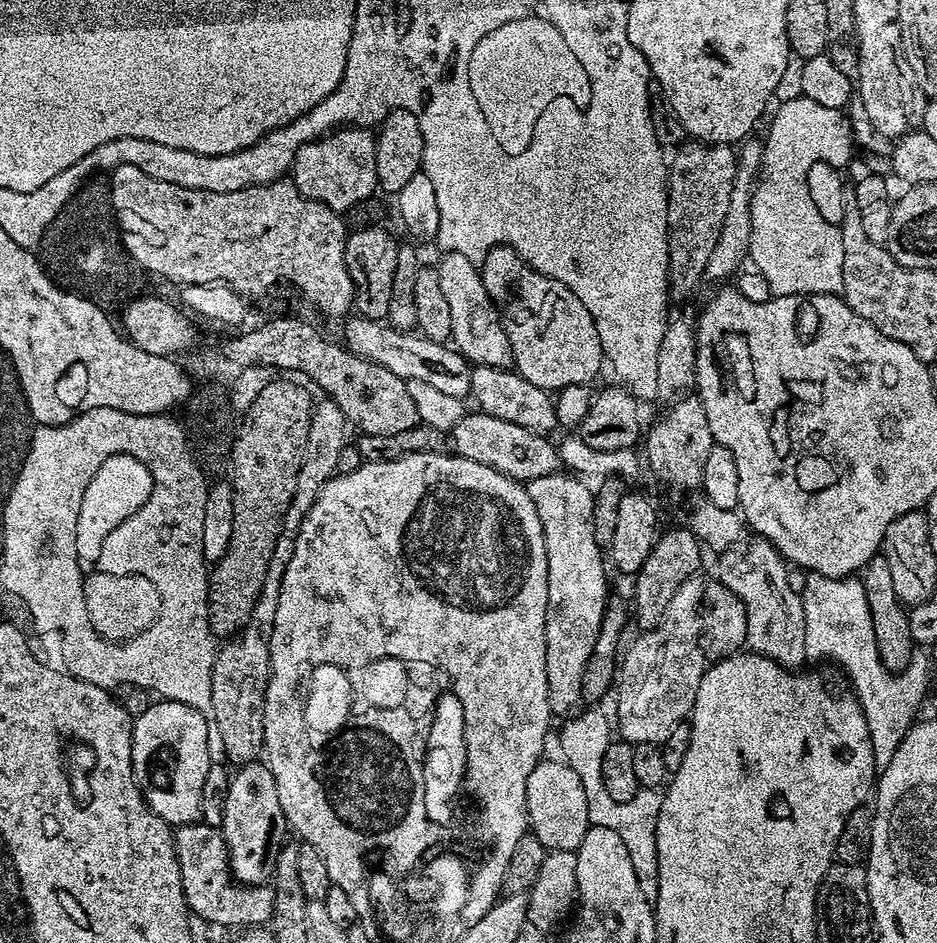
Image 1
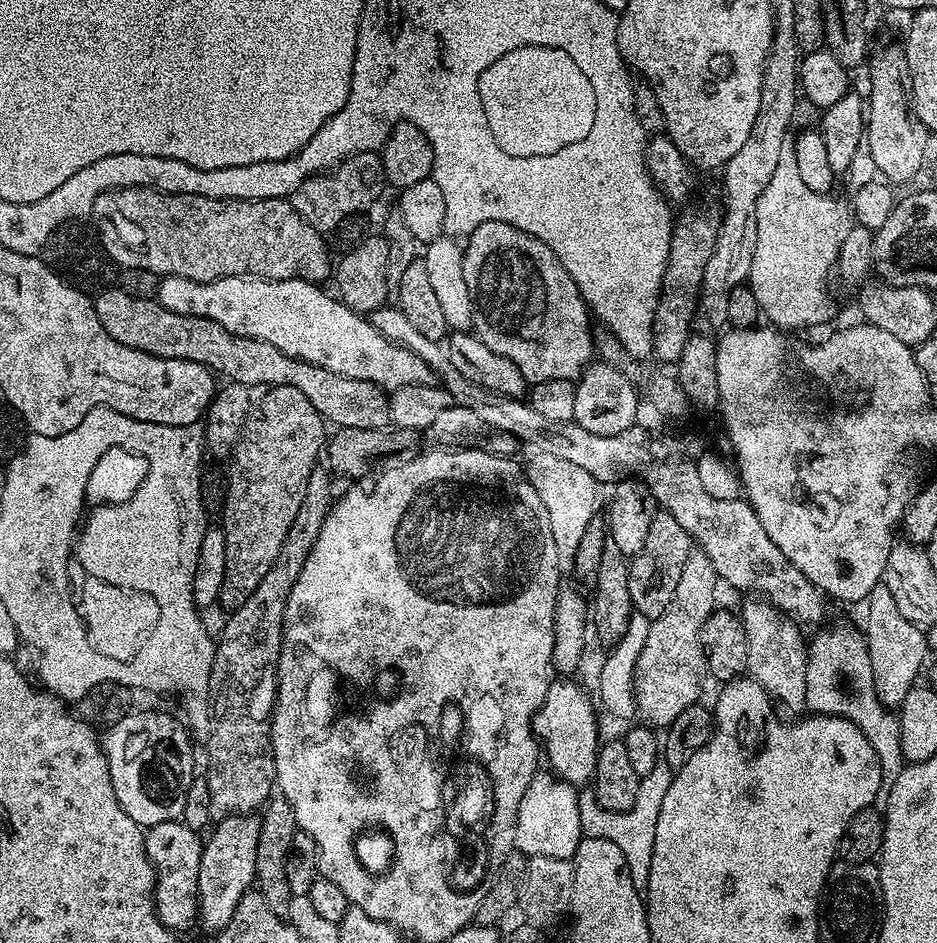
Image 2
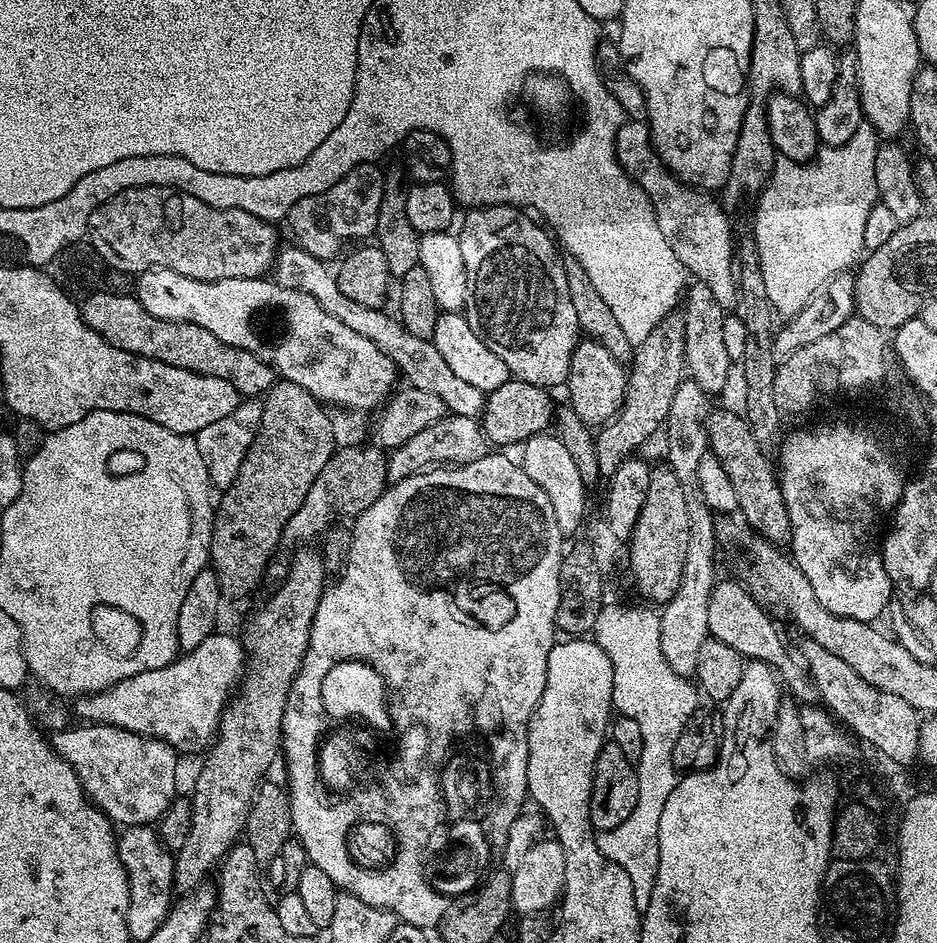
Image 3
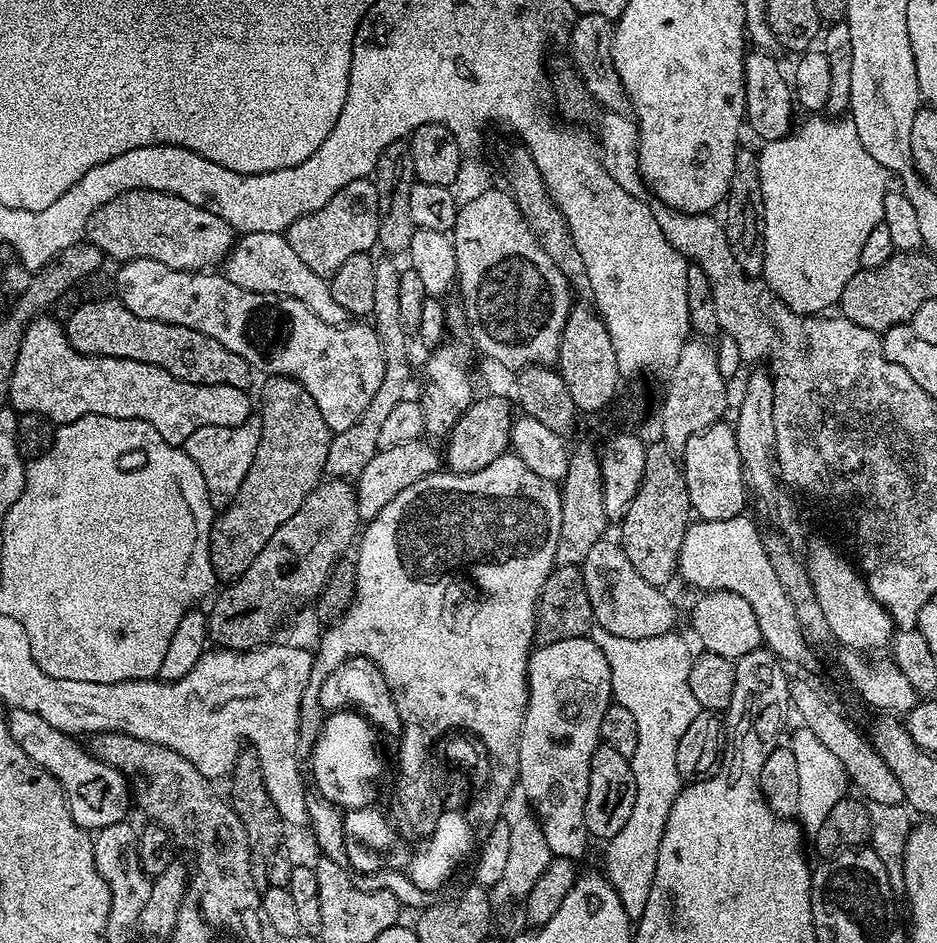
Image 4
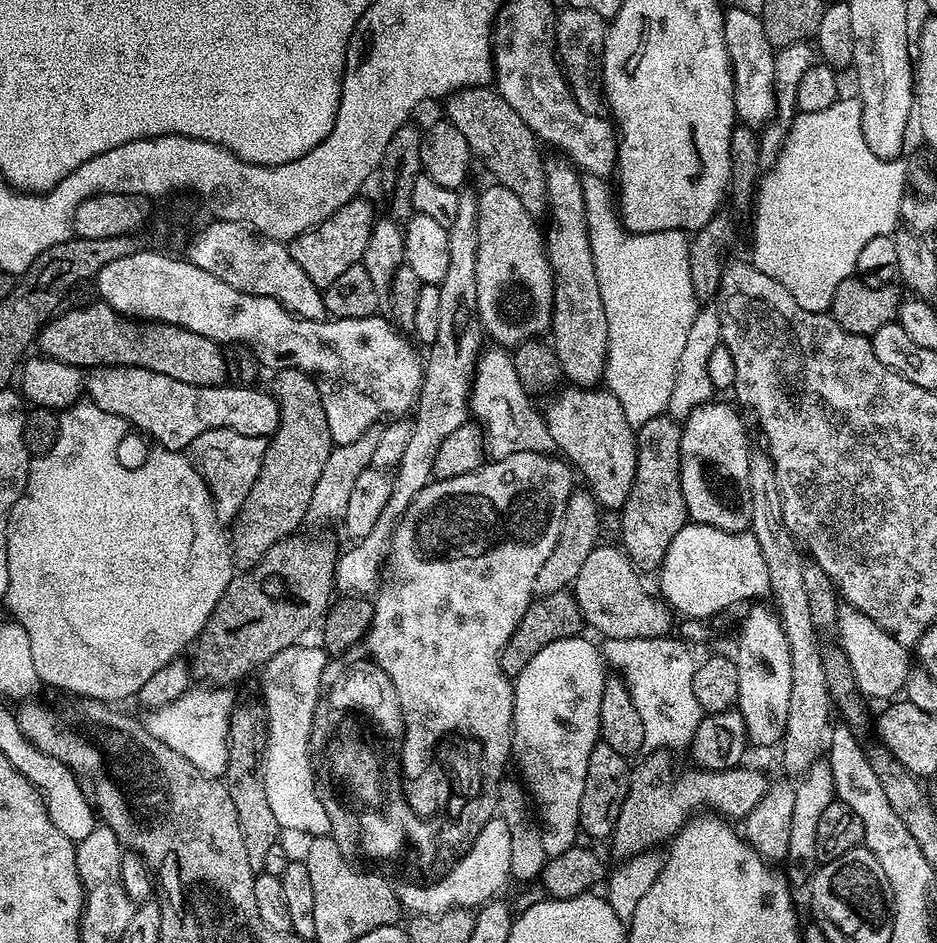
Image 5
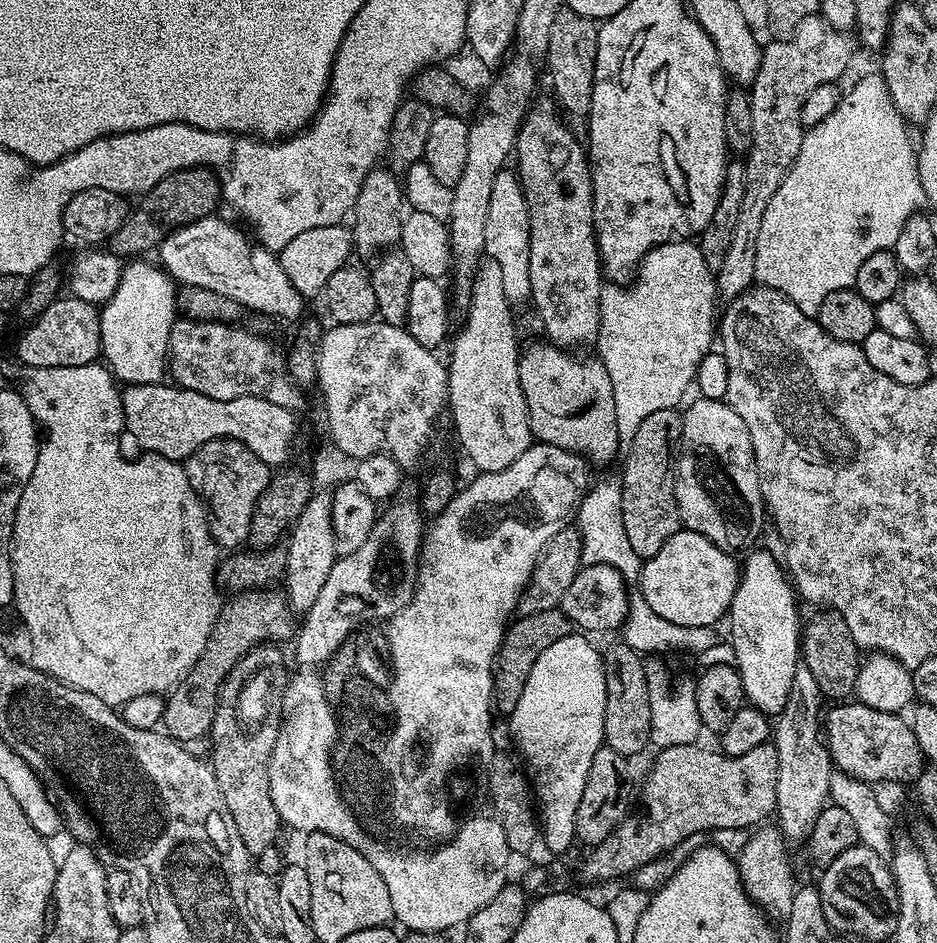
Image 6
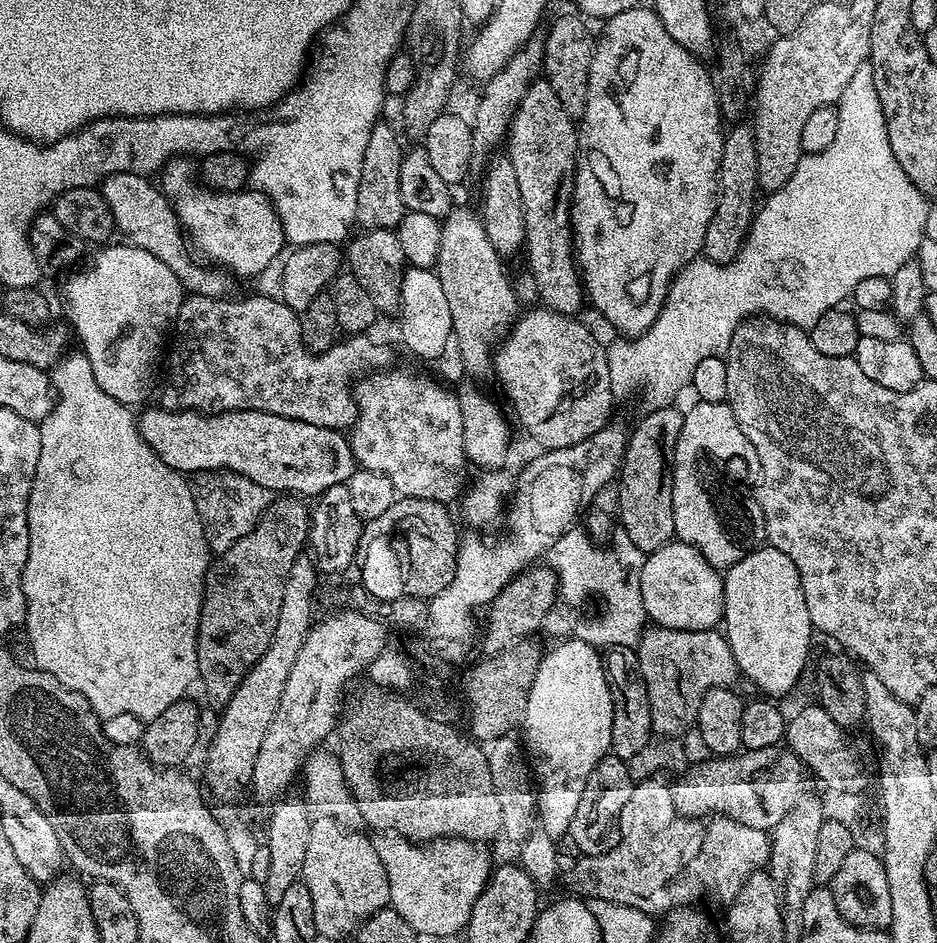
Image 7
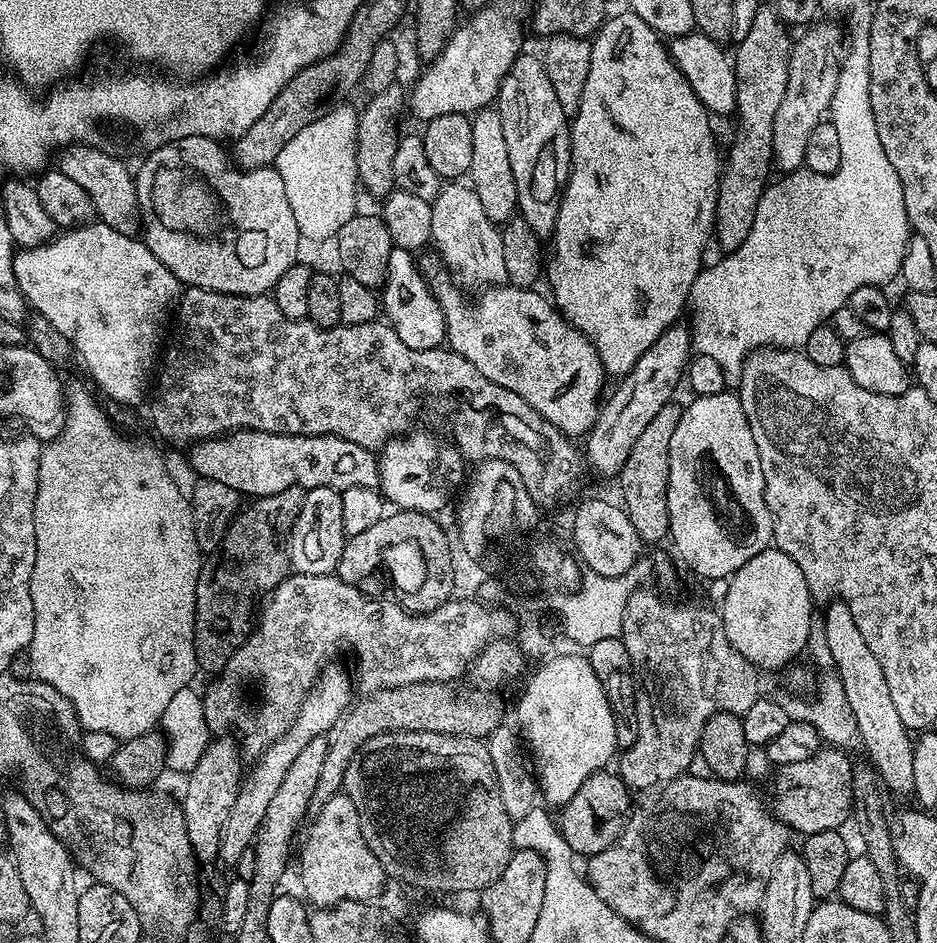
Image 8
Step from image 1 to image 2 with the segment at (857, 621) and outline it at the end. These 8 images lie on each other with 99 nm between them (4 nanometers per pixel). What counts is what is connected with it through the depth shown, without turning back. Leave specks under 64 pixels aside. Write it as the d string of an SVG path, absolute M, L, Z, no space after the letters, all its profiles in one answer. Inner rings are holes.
M840 628L837 632L820 632L811 637L806 666L806 703L820 704L820 708L836 708L836 716L853 720L866 734L874 754L878 754L884 784L890 786L906 763L900 737L900 721L895 711L889 710L876 697L876 683L872 677L867 639L856 628ZM840 676L852 683L852 693L840 689Z

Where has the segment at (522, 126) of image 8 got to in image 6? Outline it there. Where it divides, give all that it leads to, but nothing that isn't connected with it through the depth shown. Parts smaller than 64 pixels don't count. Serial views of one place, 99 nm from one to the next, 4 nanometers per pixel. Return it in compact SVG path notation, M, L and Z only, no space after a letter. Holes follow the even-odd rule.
M551 99L533 103L528 109L528 115L524 117L524 123L520 126L520 132L516 135L516 146L514 149L515 171L520 177L520 185L524 187L524 197L528 203L530 214L530 304L538 315L542 316L545 323L544 336L556 347L565 350L584 350L587 346L595 345L598 338L598 326L600 325L600 290L602 287L602 265L600 263L600 252L596 249L596 227L594 226L594 202L592 201L592 169L586 155L583 143L576 141L576 136L556 117L558 108Z

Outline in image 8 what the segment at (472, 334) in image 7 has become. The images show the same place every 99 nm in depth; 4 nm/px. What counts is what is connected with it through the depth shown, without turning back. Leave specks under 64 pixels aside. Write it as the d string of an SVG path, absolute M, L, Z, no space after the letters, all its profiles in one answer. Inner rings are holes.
M448 182L441 187L438 198L431 205L432 244L453 277L461 285L475 290L503 285L507 276L501 229L486 216L476 191L464 182Z

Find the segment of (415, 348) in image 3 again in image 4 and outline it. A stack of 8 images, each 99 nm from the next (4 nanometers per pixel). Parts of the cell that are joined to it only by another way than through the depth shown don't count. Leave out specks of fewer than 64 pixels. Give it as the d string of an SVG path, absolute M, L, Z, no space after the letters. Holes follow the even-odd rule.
M278 232L243 233L228 253L228 259L222 265L222 275L234 282L234 286L242 286L242 290L294 298L302 302L306 310L314 310L314 314L330 326L349 323L348 312L335 300L331 283L325 277L314 274L314 270L310 270L310 266L294 254L287 235Z

